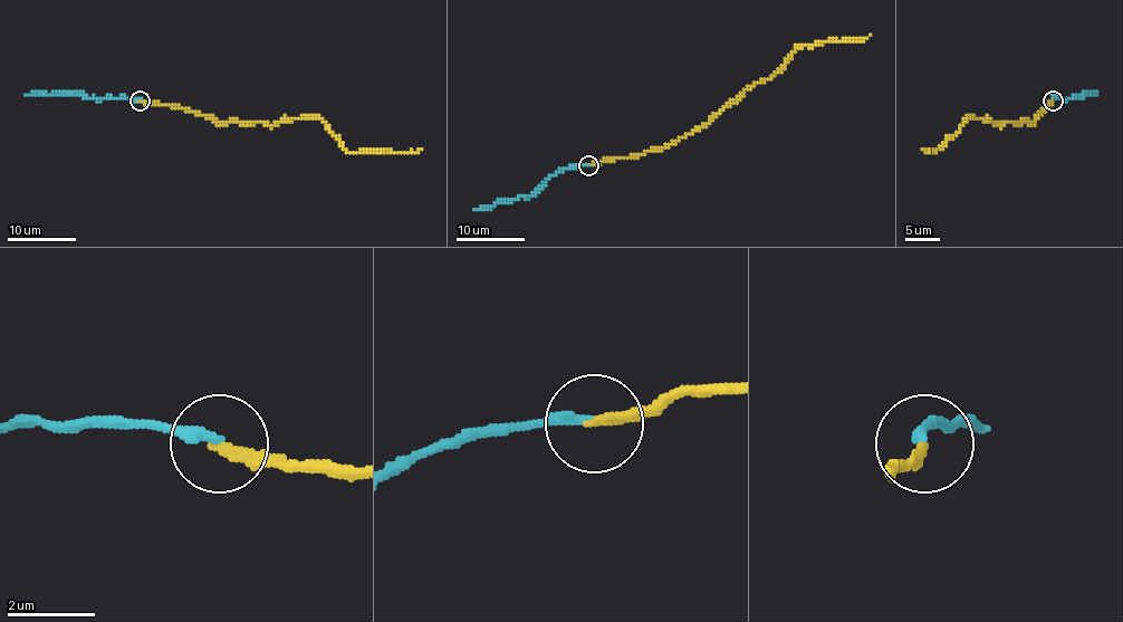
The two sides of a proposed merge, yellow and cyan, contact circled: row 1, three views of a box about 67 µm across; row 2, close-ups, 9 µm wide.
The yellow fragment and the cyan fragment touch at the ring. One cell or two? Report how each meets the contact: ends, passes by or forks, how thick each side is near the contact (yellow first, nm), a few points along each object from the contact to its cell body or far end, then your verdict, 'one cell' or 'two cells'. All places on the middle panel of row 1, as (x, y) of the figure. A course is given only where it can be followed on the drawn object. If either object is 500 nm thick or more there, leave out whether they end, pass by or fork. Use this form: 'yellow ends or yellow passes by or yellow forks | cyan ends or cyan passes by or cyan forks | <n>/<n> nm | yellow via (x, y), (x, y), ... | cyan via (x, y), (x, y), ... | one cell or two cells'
yellow ends | cyan ends | 280/260 nm | yellow via (589, 165), (674, 143), (780, 69), (797, 47), (825, 40), (864, 40), (870, 36) | cyan via (589, 165), (568, 165), (556, 171), (529, 197), (498, 200), (485, 208), (474, 208) | one cell

